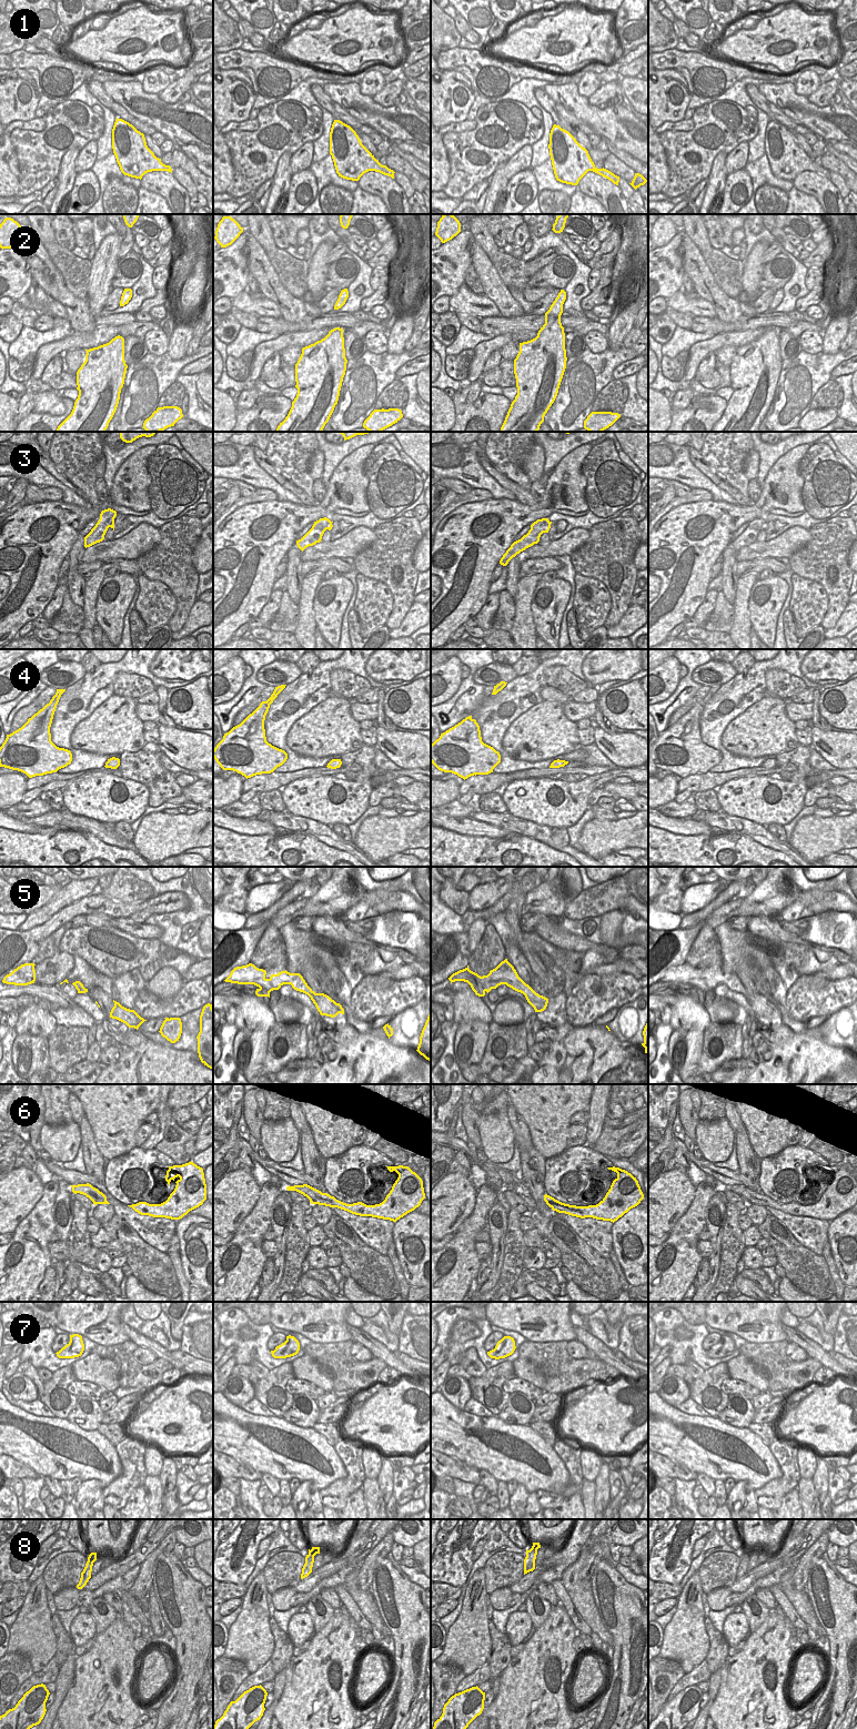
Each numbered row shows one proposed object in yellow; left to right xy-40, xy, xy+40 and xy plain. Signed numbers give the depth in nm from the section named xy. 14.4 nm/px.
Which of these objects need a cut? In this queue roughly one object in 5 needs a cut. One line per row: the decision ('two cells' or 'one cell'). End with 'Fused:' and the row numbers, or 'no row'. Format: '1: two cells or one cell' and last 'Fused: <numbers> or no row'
1: one cell
2: one cell
3: one cell
4: one cell
5: two cells
6: one cell
7: one cell
8: one cell
Fused: 5

